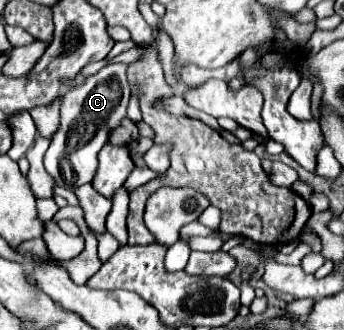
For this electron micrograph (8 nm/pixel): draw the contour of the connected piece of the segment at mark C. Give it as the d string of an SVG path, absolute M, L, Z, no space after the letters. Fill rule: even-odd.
M109 64L101 68L95 76L89 76L83 86L67 90L61 106L61 126L53 134L51 146L45 152L43 162L47 172L61 172L63 166L75 164L77 160L77 176L53 176L57 186L75 190L93 178L97 166L97 152L107 142L109 130L119 126L119 122L125 118L127 104L129 104L127 64Z

